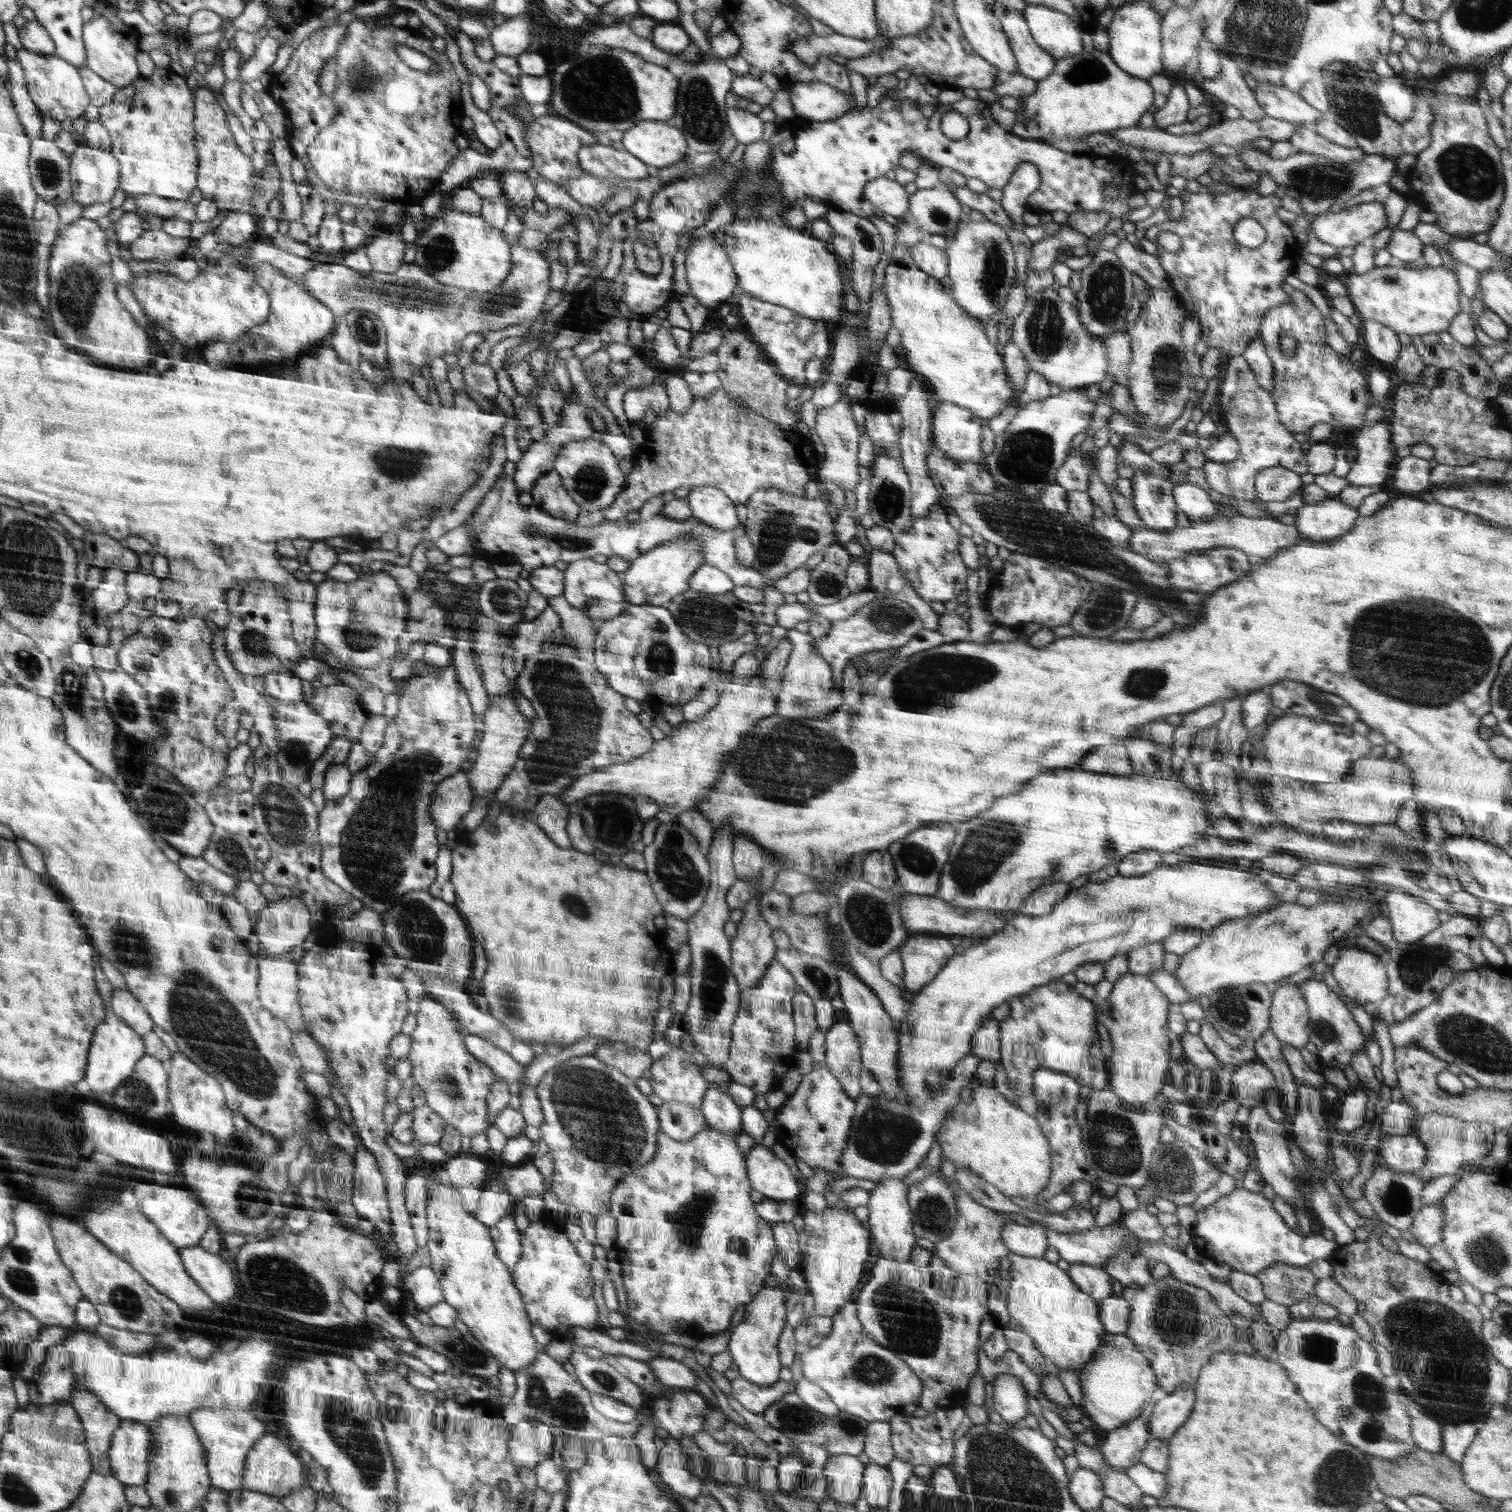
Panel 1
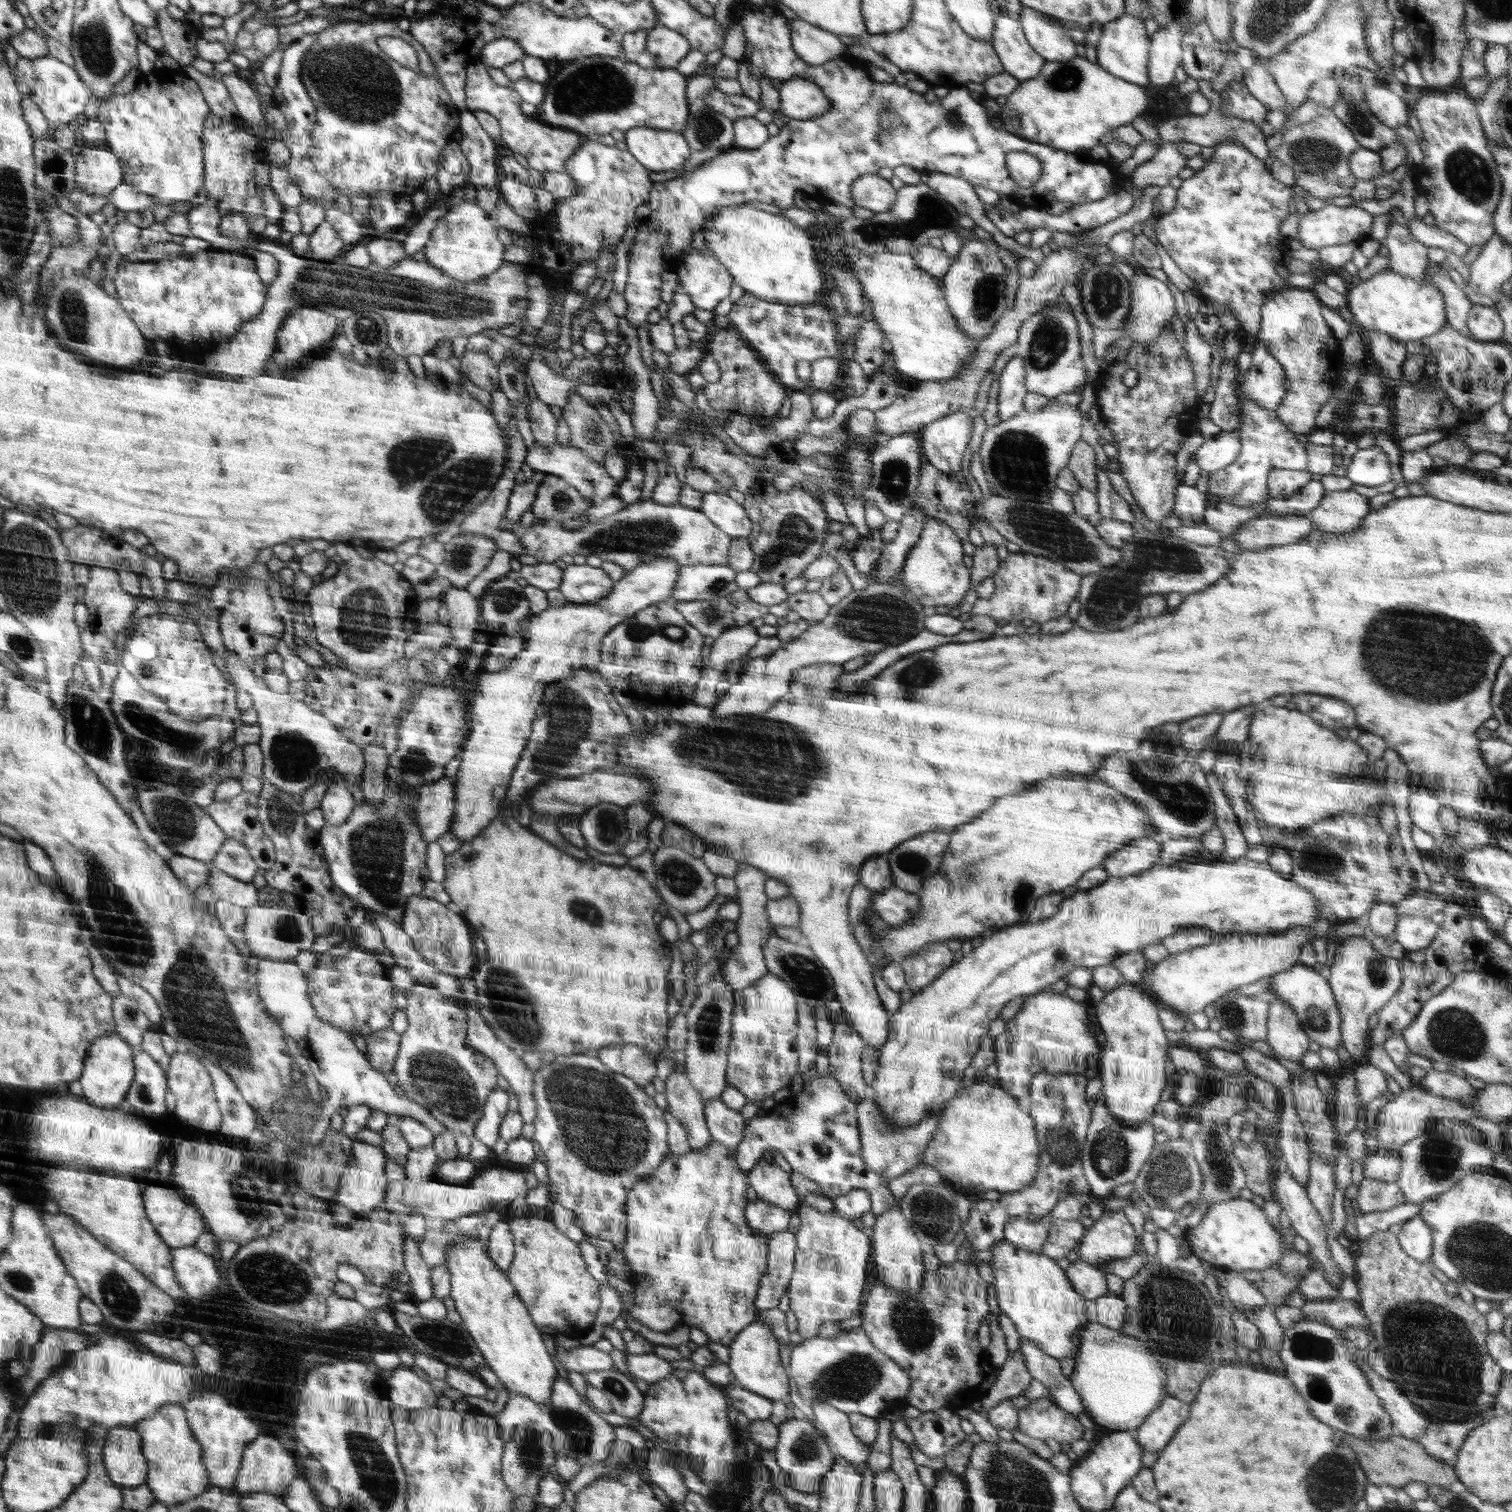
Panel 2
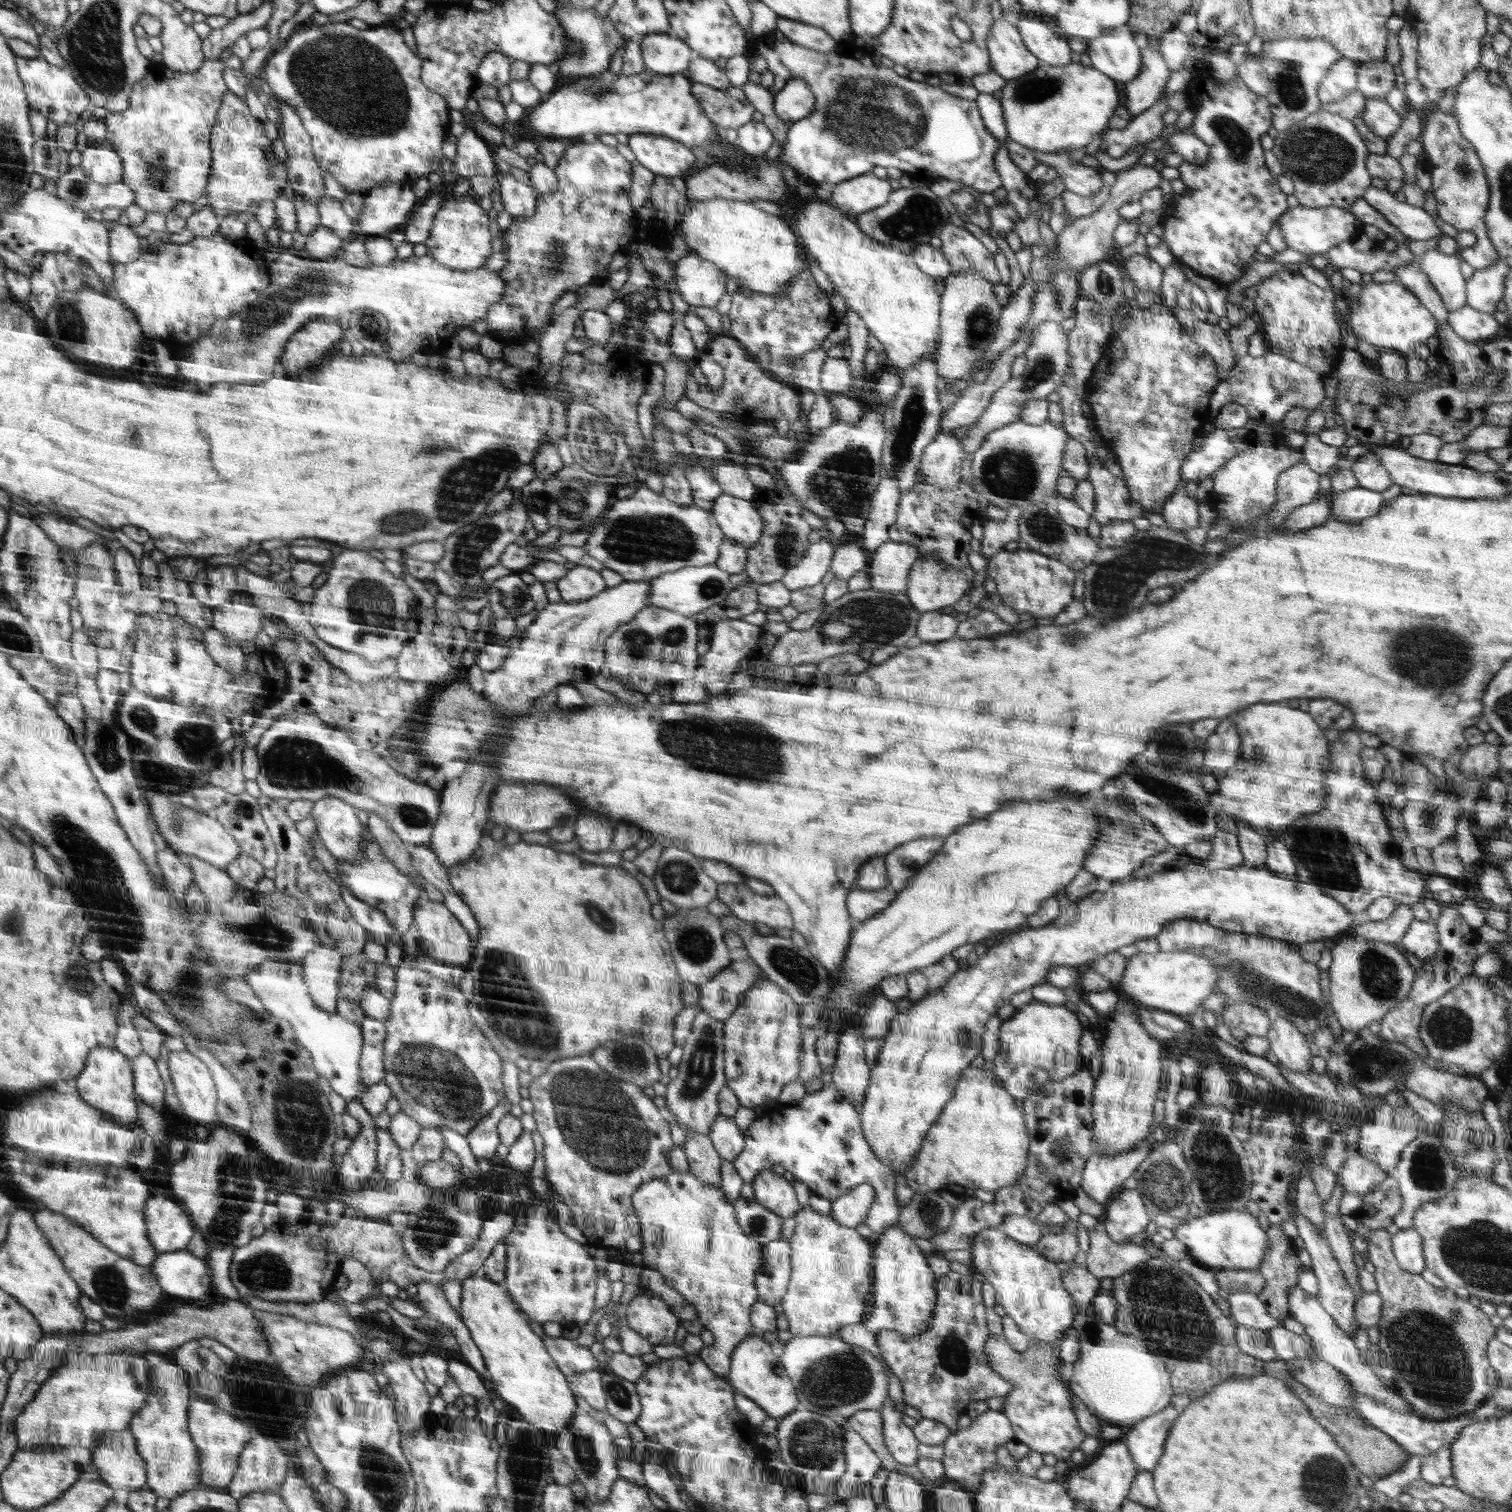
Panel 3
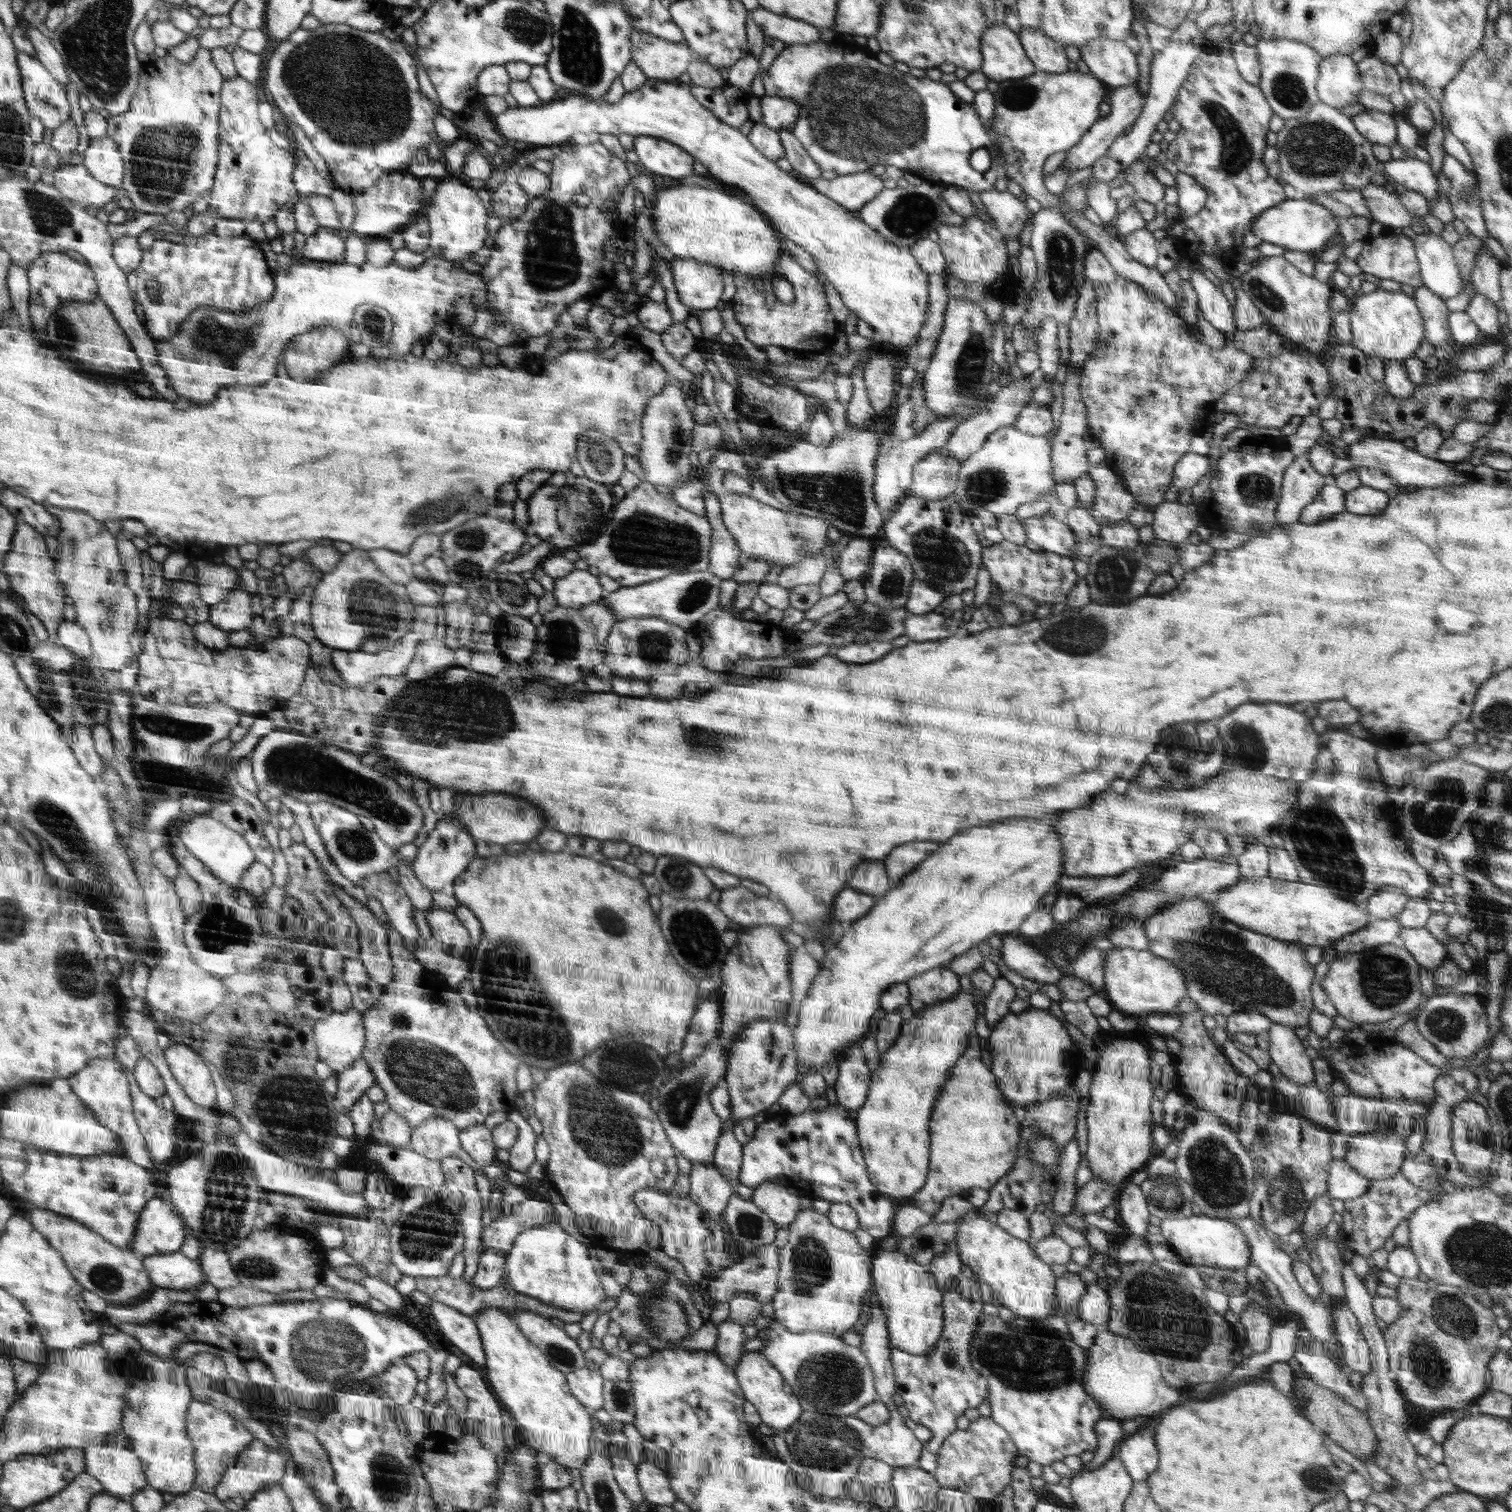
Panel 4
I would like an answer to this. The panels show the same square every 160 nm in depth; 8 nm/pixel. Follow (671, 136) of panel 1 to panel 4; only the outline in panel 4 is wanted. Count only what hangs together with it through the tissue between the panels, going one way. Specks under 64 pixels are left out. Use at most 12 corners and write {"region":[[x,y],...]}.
{"region":[[642,135],[639,163],[675,179],[694,170],[691,153],[672,141]]}

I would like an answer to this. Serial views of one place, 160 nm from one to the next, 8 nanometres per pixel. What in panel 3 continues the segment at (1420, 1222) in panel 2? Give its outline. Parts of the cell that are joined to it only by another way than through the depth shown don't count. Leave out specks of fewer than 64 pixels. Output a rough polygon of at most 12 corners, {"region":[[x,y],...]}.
{"region":[[1413,1226],[1391,1235],[1394,1256],[1406,1272],[1427,1268]]}

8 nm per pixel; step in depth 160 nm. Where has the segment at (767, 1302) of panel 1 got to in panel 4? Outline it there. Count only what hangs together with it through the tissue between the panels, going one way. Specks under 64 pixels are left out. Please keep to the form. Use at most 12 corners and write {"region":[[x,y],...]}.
{"region":[[758,1351],[735,1366],[762,1423],[784,1434],[803,1413]]}

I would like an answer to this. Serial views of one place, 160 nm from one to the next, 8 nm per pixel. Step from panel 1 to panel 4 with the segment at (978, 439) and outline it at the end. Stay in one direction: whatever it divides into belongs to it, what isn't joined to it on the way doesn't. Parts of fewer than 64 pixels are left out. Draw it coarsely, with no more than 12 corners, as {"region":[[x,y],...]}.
{"region":[[932,450],[913,467],[904,496],[946,498],[957,487],[961,464]]}

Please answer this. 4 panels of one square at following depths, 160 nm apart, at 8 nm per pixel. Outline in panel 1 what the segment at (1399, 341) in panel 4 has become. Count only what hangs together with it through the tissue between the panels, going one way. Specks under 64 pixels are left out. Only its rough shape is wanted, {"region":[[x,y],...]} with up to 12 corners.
{"region":[[1393,262],[1343,284],[1362,320],[1447,331],[1460,285],[1444,266]]}

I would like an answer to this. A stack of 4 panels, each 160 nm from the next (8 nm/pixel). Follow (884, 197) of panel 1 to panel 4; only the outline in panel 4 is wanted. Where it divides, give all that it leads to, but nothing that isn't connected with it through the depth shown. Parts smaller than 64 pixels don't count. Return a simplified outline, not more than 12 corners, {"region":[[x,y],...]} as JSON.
{"region":[[869,171],[808,183],[858,212],[883,191]]}

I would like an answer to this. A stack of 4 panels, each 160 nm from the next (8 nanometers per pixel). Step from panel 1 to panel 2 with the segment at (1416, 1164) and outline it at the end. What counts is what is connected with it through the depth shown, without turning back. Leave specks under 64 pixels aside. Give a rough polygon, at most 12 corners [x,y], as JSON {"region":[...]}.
{"region":[[1380,1145],[1364,1158],[1364,1176],[1394,1182],[1399,1149]]}

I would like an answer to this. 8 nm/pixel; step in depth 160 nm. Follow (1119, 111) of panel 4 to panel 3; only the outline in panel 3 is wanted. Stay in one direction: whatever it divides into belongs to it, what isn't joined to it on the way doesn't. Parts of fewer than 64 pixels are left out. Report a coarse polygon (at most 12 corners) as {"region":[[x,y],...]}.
{"region":[[1158,47],[1141,48],[1141,71],[1126,83],[1131,120],[1156,104],[1171,75]]}

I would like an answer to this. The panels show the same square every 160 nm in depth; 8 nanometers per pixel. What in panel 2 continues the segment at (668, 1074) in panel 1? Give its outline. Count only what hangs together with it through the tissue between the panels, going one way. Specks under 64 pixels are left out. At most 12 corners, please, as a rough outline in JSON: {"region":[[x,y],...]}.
{"region":[[685,1074],[664,1086],[669,1111],[691,1148],[714,1141],[700,1093]]}

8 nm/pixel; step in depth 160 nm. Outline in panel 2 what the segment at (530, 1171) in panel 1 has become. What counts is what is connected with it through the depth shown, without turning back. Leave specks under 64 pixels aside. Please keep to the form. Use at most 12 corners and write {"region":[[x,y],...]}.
{"region":[[492,1167],[472,1184],[390,1181],[391,1213],[456,1219],[524,1197],[532,1172]]}

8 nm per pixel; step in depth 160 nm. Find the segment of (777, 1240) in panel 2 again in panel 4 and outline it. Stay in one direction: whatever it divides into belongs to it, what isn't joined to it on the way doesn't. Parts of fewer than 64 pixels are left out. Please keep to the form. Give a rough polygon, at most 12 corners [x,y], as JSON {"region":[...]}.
{"region":[[780,1251],[758,1253],[726,1268],[709,1284],[712,1308],[741,1293],[772,1301]]}

